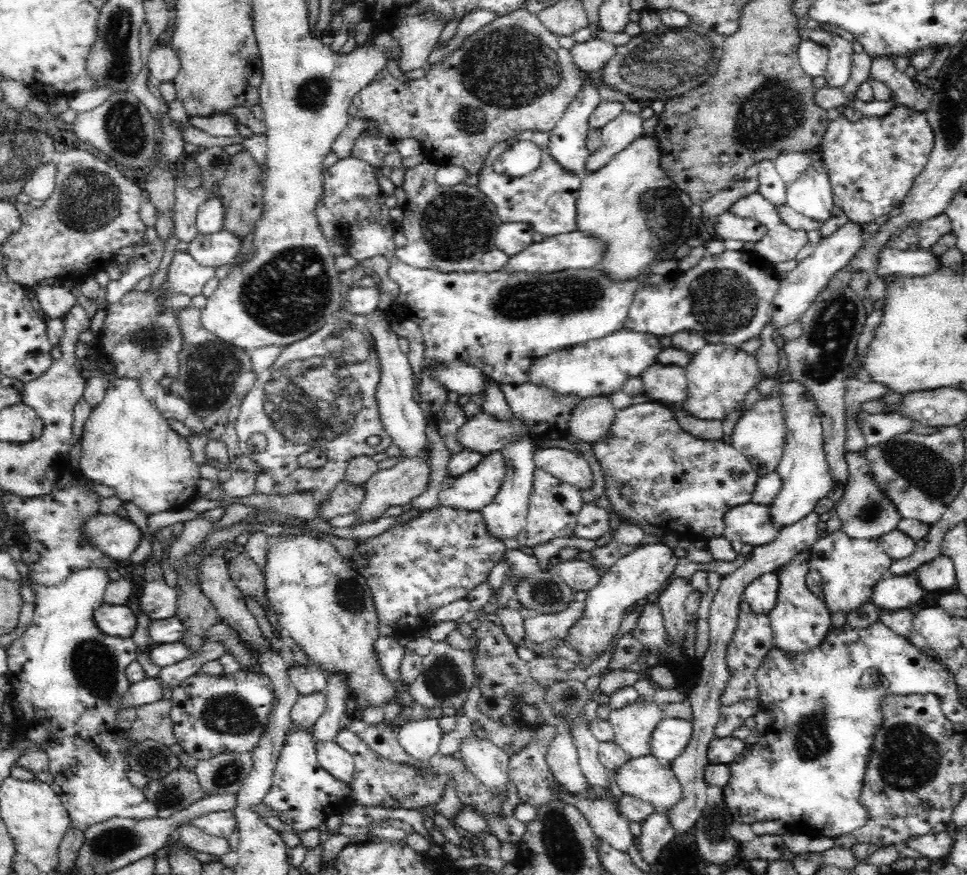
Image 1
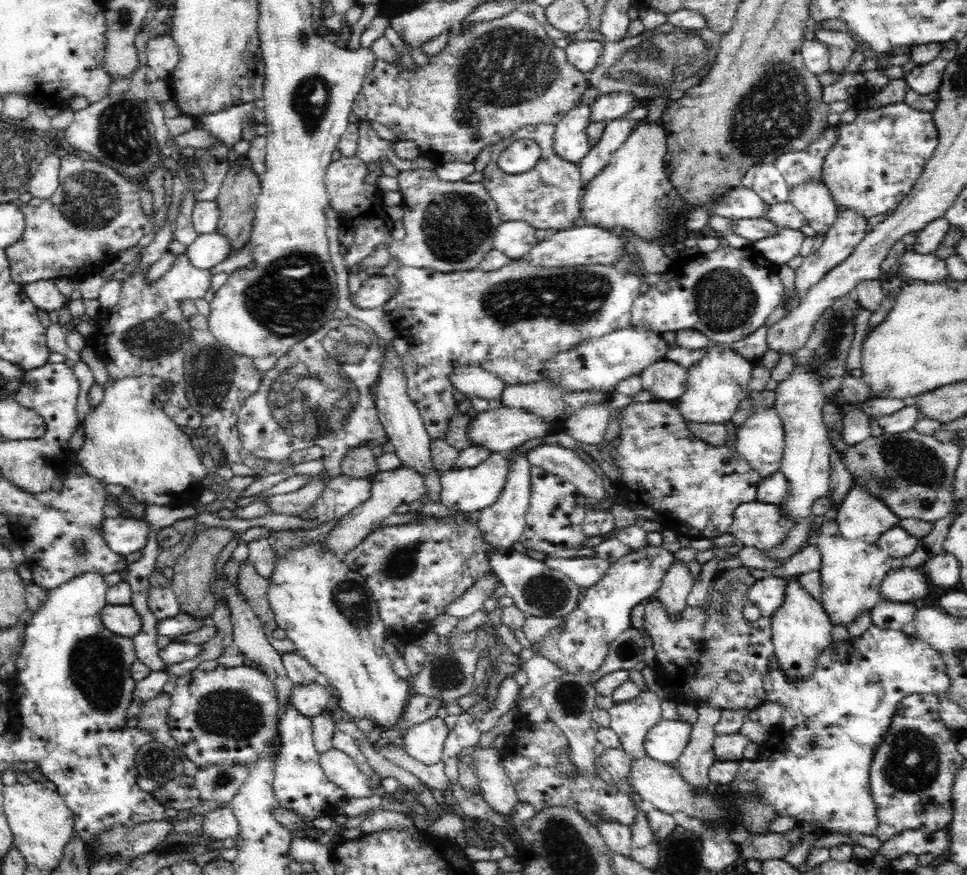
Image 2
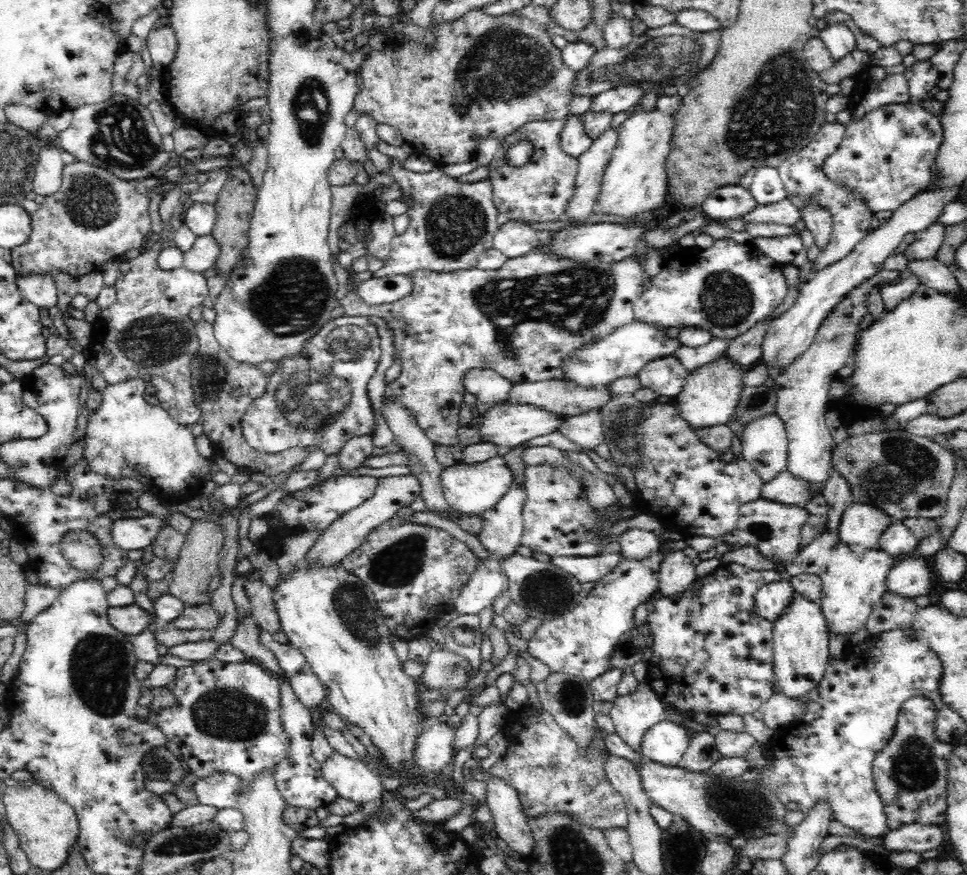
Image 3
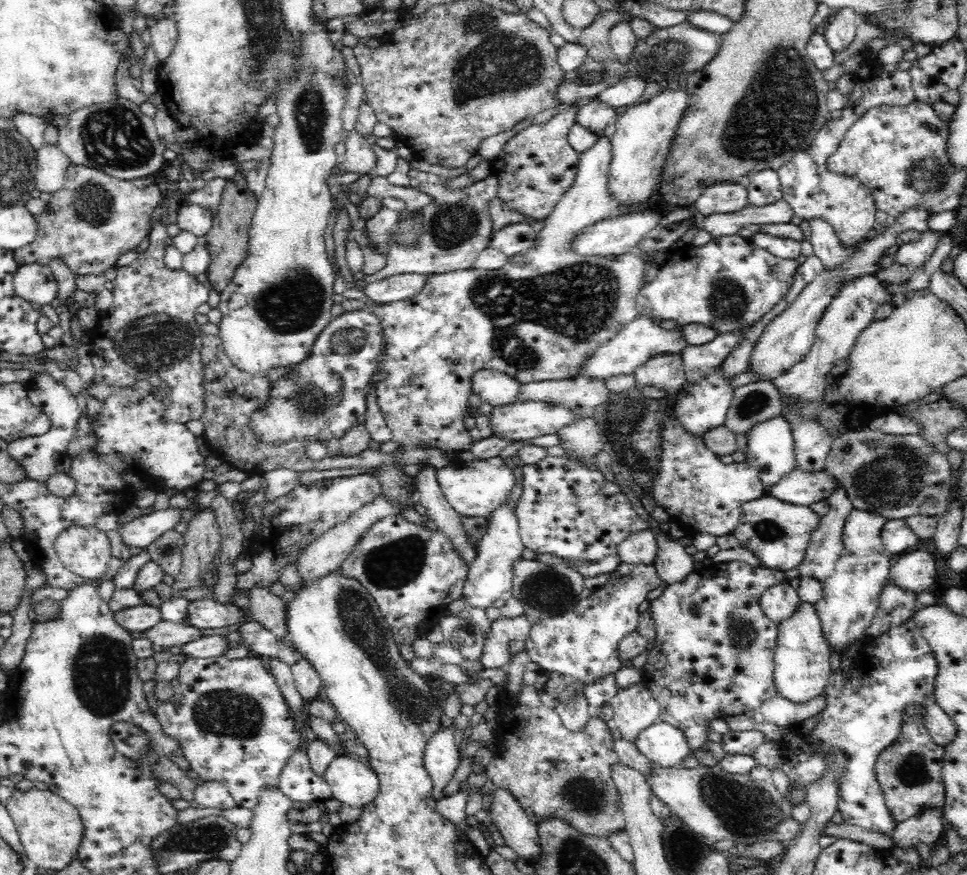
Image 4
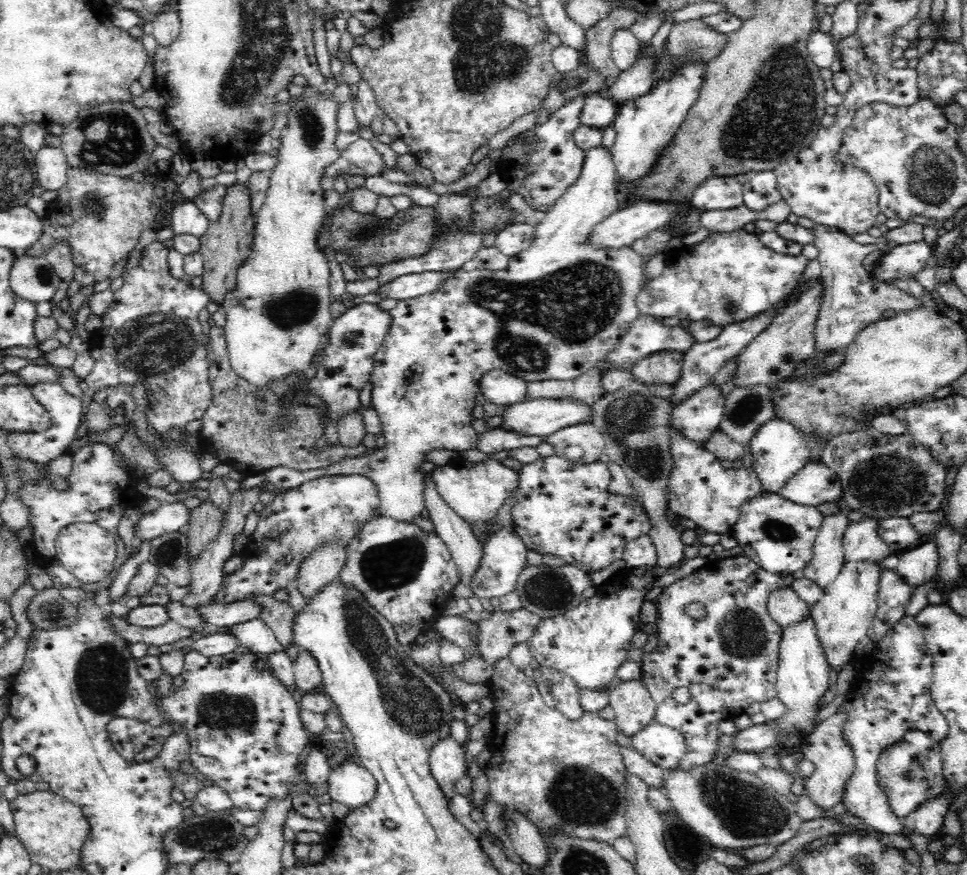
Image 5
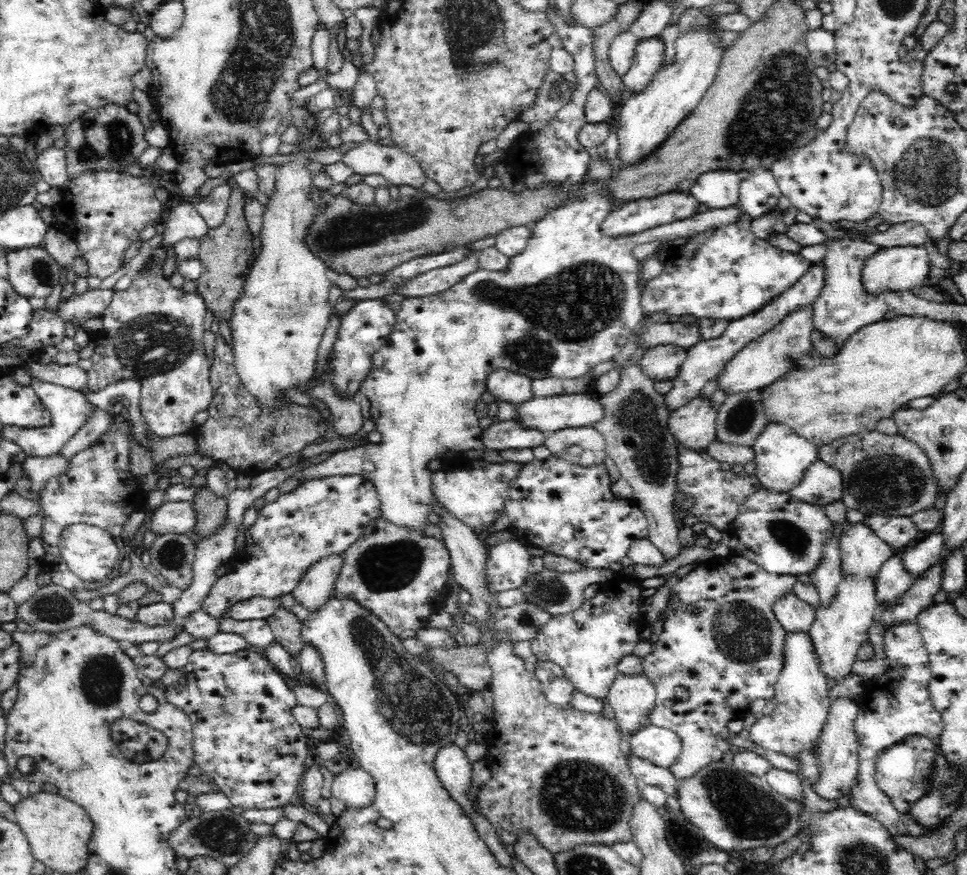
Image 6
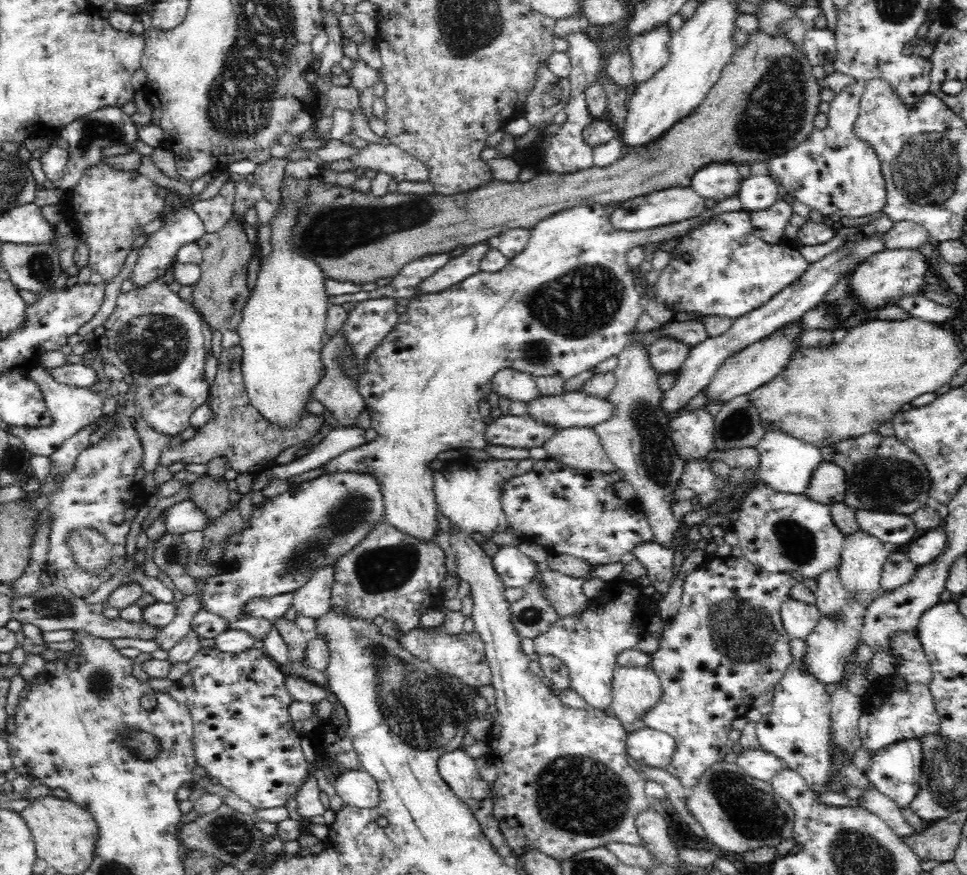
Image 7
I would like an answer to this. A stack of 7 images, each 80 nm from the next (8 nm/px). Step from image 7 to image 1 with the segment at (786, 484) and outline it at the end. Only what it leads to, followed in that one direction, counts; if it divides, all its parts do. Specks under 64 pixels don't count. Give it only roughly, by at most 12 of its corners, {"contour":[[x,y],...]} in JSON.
{"contour":[[762,396],[737,420],[731,445],[759,477],[786,442],[780,396]]}

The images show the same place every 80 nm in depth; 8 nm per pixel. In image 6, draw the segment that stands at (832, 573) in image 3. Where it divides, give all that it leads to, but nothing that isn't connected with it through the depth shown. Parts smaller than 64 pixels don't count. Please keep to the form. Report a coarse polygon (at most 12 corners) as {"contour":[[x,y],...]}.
{"contour":[[843,576],[809,635],[826,678],[869,642],[877,585]]}

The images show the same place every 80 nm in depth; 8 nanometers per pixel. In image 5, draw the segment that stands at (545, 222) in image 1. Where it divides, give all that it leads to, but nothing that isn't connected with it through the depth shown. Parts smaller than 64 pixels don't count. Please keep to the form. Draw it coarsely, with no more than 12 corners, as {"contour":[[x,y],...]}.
{"contour":[[586,97],[506,145],[496,172],[543,215],[580,176]]}

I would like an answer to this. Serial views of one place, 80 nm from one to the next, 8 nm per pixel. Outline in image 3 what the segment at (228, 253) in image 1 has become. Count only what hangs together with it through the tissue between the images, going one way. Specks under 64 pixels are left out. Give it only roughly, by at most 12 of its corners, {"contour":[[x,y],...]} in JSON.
{"contour":[[198,236],[183,254],[186,270],[202,273],[214,266],[219,244]]}

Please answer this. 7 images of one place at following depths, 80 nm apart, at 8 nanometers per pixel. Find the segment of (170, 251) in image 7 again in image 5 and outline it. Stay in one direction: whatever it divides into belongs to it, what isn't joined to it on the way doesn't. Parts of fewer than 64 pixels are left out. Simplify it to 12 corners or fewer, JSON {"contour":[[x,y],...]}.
{"contour":[[192,200],[172,210],[175,236],[201,237],[210,226]]}

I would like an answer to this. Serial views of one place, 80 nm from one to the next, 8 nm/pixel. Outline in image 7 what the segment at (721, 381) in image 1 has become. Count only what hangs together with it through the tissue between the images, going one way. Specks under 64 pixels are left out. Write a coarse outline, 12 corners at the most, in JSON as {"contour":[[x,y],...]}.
{"contour":[[706,408],[669,420],[683,461],[713,450],[714,419]]}

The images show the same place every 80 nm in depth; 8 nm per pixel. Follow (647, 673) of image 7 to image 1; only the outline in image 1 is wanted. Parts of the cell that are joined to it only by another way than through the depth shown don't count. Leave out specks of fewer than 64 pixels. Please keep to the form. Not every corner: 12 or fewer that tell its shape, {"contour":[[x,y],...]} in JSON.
{"contour":[[640,697],[608,721],[615,743],[632,759],[651,754],[662,719],[656,702]]}

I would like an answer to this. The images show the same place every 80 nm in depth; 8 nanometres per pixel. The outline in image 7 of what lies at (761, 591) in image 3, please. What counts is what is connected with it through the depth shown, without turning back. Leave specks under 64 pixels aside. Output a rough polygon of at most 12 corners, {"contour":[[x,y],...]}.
{"contour":[[788,598],[780,610],[788,636],[805,639],[818,607]]}

